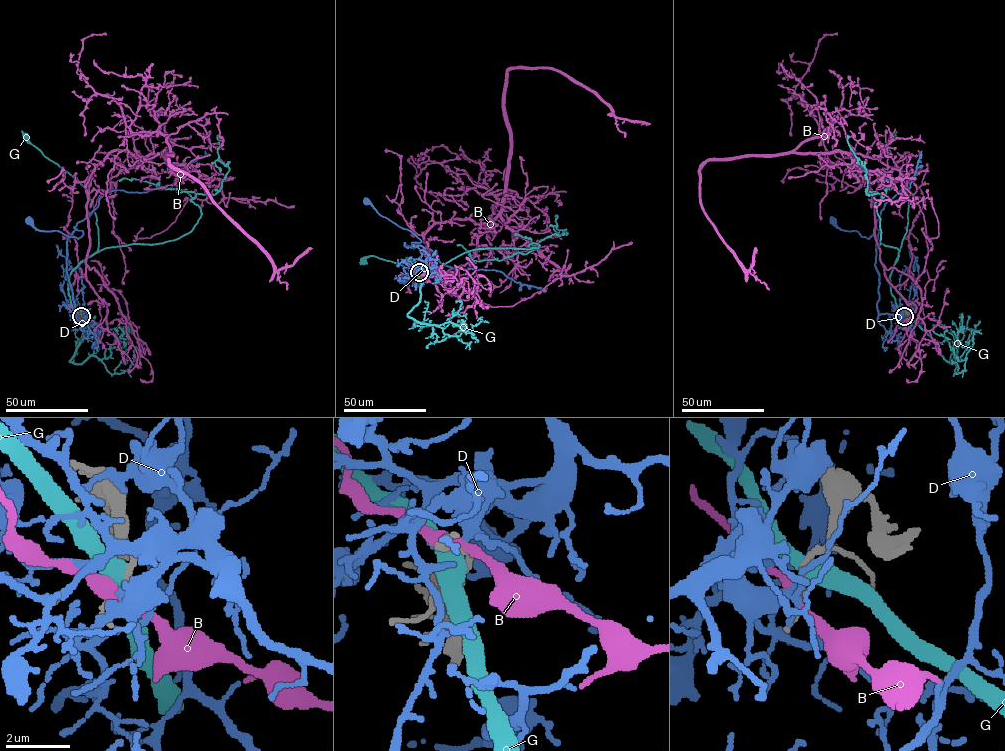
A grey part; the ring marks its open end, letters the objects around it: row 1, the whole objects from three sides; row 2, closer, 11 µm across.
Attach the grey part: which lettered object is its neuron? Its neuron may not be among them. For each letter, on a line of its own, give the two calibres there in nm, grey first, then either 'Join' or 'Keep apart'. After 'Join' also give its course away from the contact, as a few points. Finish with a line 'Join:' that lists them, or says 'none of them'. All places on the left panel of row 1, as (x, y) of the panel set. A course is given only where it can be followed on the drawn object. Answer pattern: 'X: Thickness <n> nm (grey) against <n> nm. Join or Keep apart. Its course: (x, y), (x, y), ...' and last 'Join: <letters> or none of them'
B: Thickness 160 nm (grey) against 380 nm. Keep apart
D: Thickness 170 nm (grey) against 280 nm. Join. Its course: (81, 316), (66, 265), (67, 239), (74, 227), (82, 230), (77, 238), (28, 221)
G: Thickness 200 nm (grey) against 480 nm. Keep apart
Join: D

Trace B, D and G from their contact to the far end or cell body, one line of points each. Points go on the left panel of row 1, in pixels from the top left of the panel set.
B: (81, 316), (107, 327), (86, 276), (85, 181), (117, 150), (171, 153), (276, 270), (312, 248)
D: (81, 316), (66, 265), (67, 239), (74, 227), (82, 230), (77, 238), (28, 221)
G: (81, 315), (71, 303), (68, 280), (77, 266), (98, 249), (94, 207), (87, 190), (25, 136)

